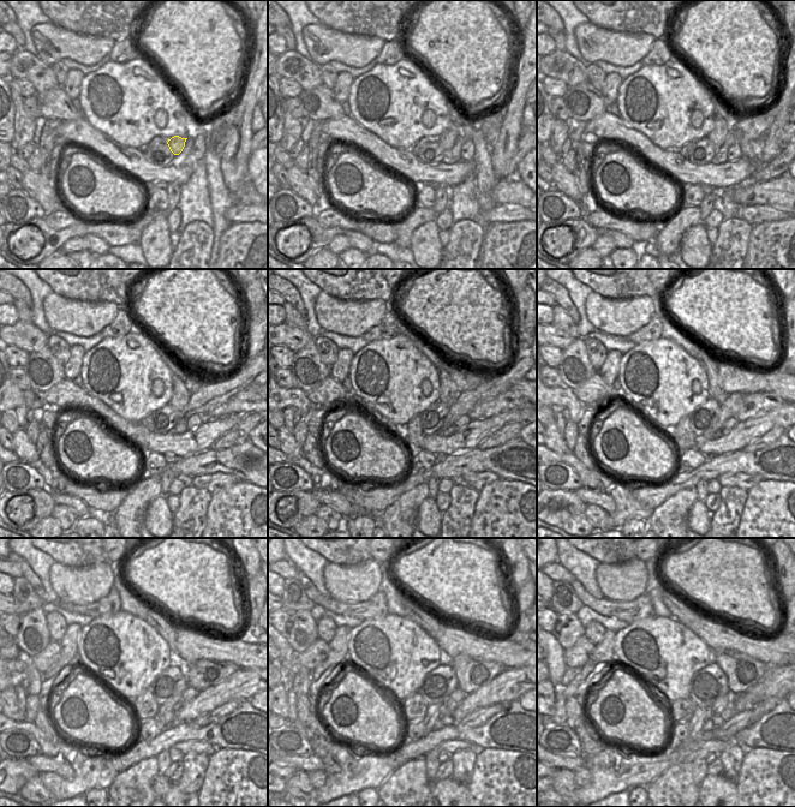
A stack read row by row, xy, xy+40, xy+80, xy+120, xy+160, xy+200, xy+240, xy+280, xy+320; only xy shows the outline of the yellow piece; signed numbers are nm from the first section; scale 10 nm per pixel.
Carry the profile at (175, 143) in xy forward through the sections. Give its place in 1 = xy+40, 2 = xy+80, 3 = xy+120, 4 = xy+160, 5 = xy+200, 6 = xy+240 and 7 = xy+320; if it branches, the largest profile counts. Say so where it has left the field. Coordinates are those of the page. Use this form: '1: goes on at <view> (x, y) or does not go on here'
1: goes on at xy+40 (446, 141)
2: goes on at xy+80 (721, 126)
3: goes on at xy+120 (180, 396)
4: goes on at xy+160 (448, 393)
5: goes on at xy+200 (715, 387)
6: goes on at xy+240 (156, 620)
7: goes on at xy+320 (681, 611)

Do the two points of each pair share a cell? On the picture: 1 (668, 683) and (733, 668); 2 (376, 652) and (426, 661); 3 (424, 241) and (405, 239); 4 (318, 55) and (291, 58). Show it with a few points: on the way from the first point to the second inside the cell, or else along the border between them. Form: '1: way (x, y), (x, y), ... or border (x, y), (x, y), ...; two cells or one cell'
1: border (711, 652), (712, 661); two cells
2: way (388, 652), (414, 653); one cell
3: border (430, 221), (419, 225), (413, 231), (410, 247); two cells
4: border (310, 58), (318, 66); two cells

